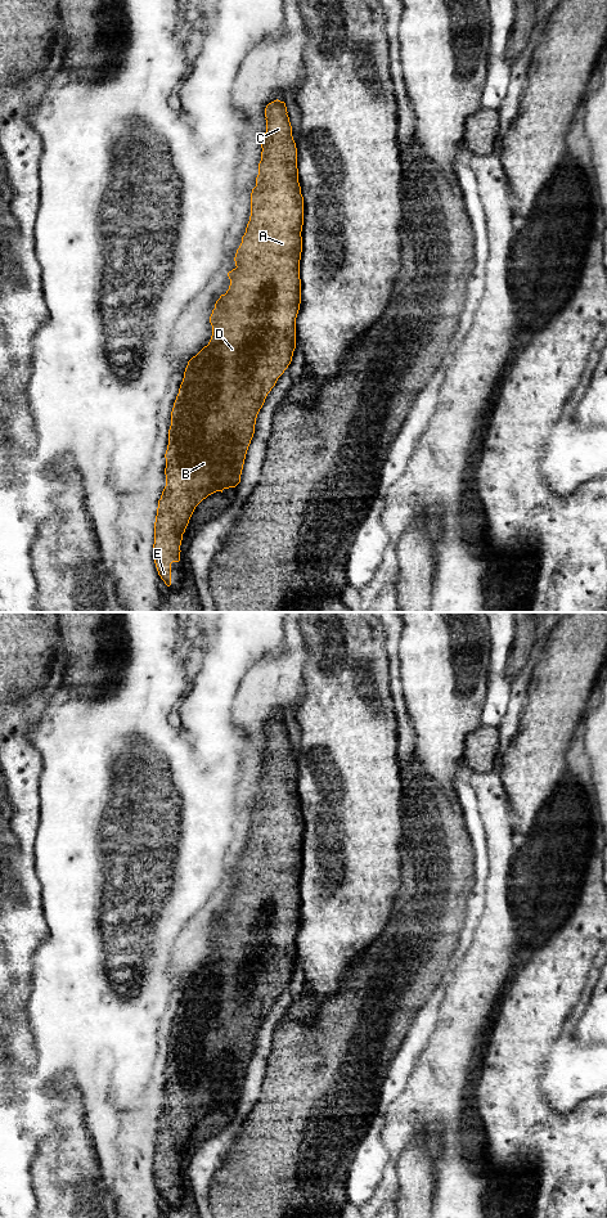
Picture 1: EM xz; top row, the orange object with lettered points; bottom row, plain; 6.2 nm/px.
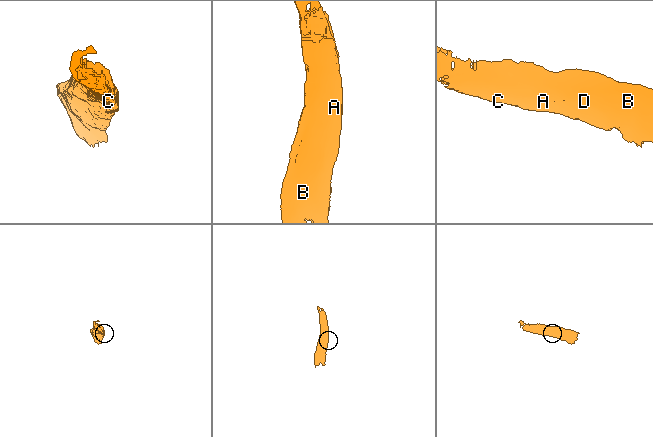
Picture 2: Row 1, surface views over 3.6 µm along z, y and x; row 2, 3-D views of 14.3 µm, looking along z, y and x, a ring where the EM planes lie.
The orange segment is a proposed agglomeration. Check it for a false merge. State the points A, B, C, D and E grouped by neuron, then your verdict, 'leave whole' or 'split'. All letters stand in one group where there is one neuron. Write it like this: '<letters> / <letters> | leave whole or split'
A B C D E | leave whole

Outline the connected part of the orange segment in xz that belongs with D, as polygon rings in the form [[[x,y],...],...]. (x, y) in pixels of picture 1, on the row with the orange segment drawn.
[[[274,100],[265,108],[266,132],[256,186],[251,193],[251,216],[237,250],[235,269],[228,273],[229,289],[215,304],[210,316],[212,336],[185,368],[171,412],[166,458],[166,486],[158,500],[154,522],[153,557],[158,575],[171,585],[171,563],[180,561],[183,534],[195,507],[208,495],[235,487],[255,433],[256,418],[267,394],[292,361],[296,349],[296,318],[301,304],[300,260],[302,252],[304,197],[298,183],[297,148],[284,102]]]

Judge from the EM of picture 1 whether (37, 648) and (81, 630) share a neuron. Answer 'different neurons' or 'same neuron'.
different neurons

